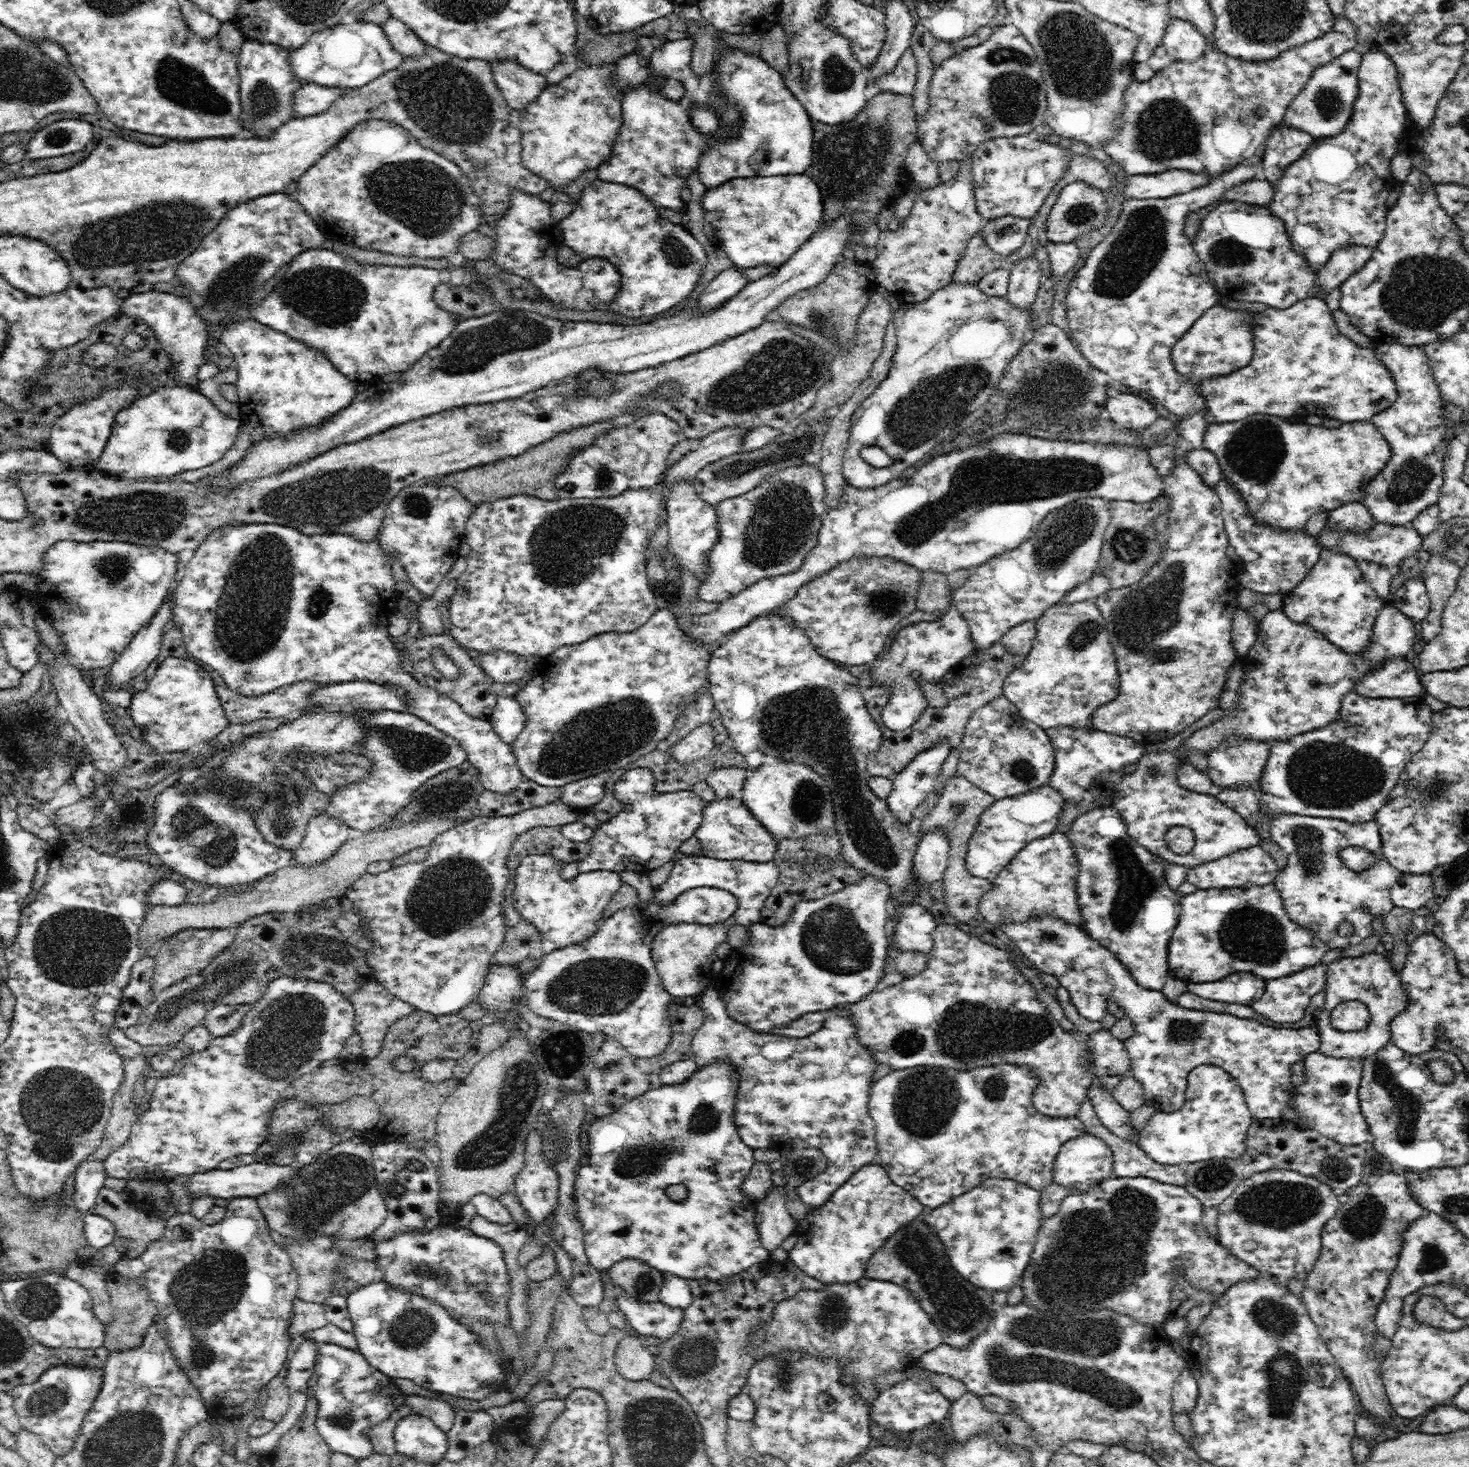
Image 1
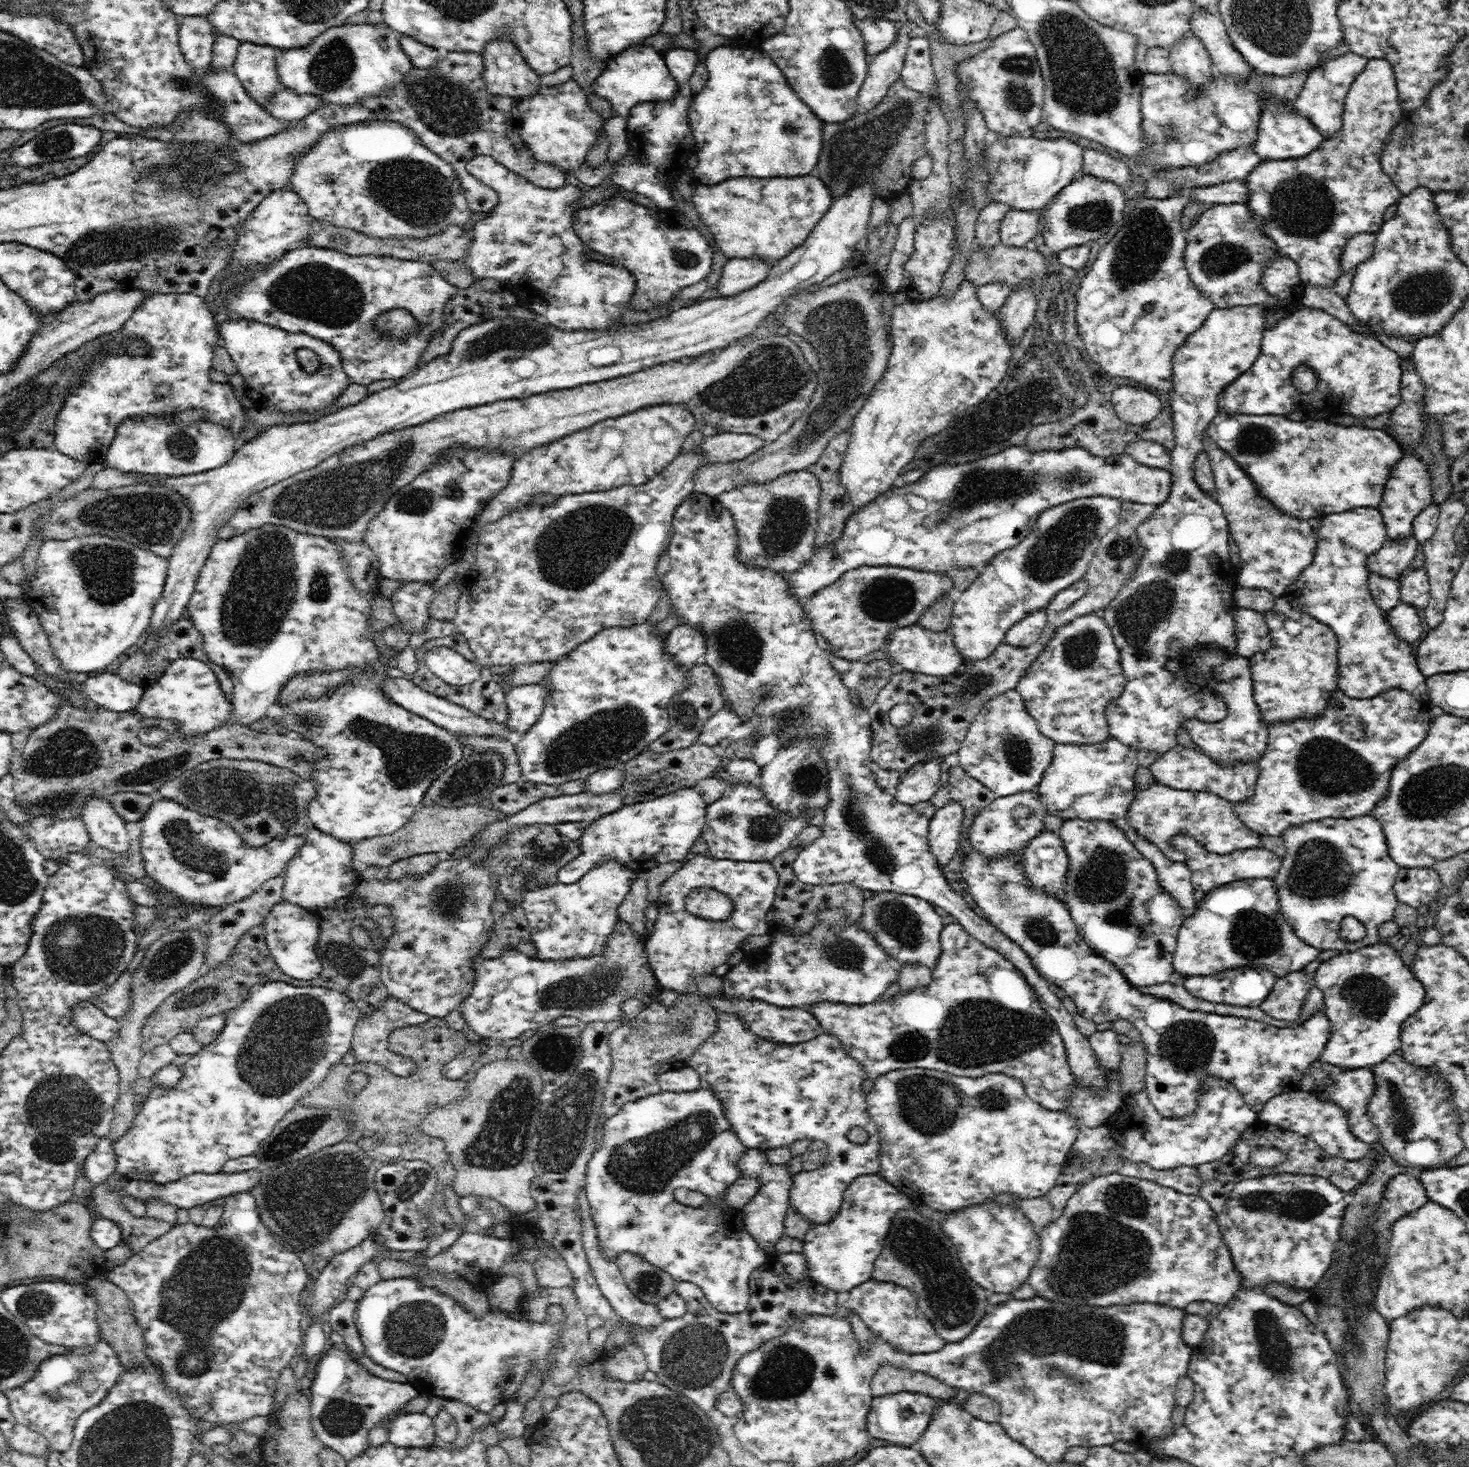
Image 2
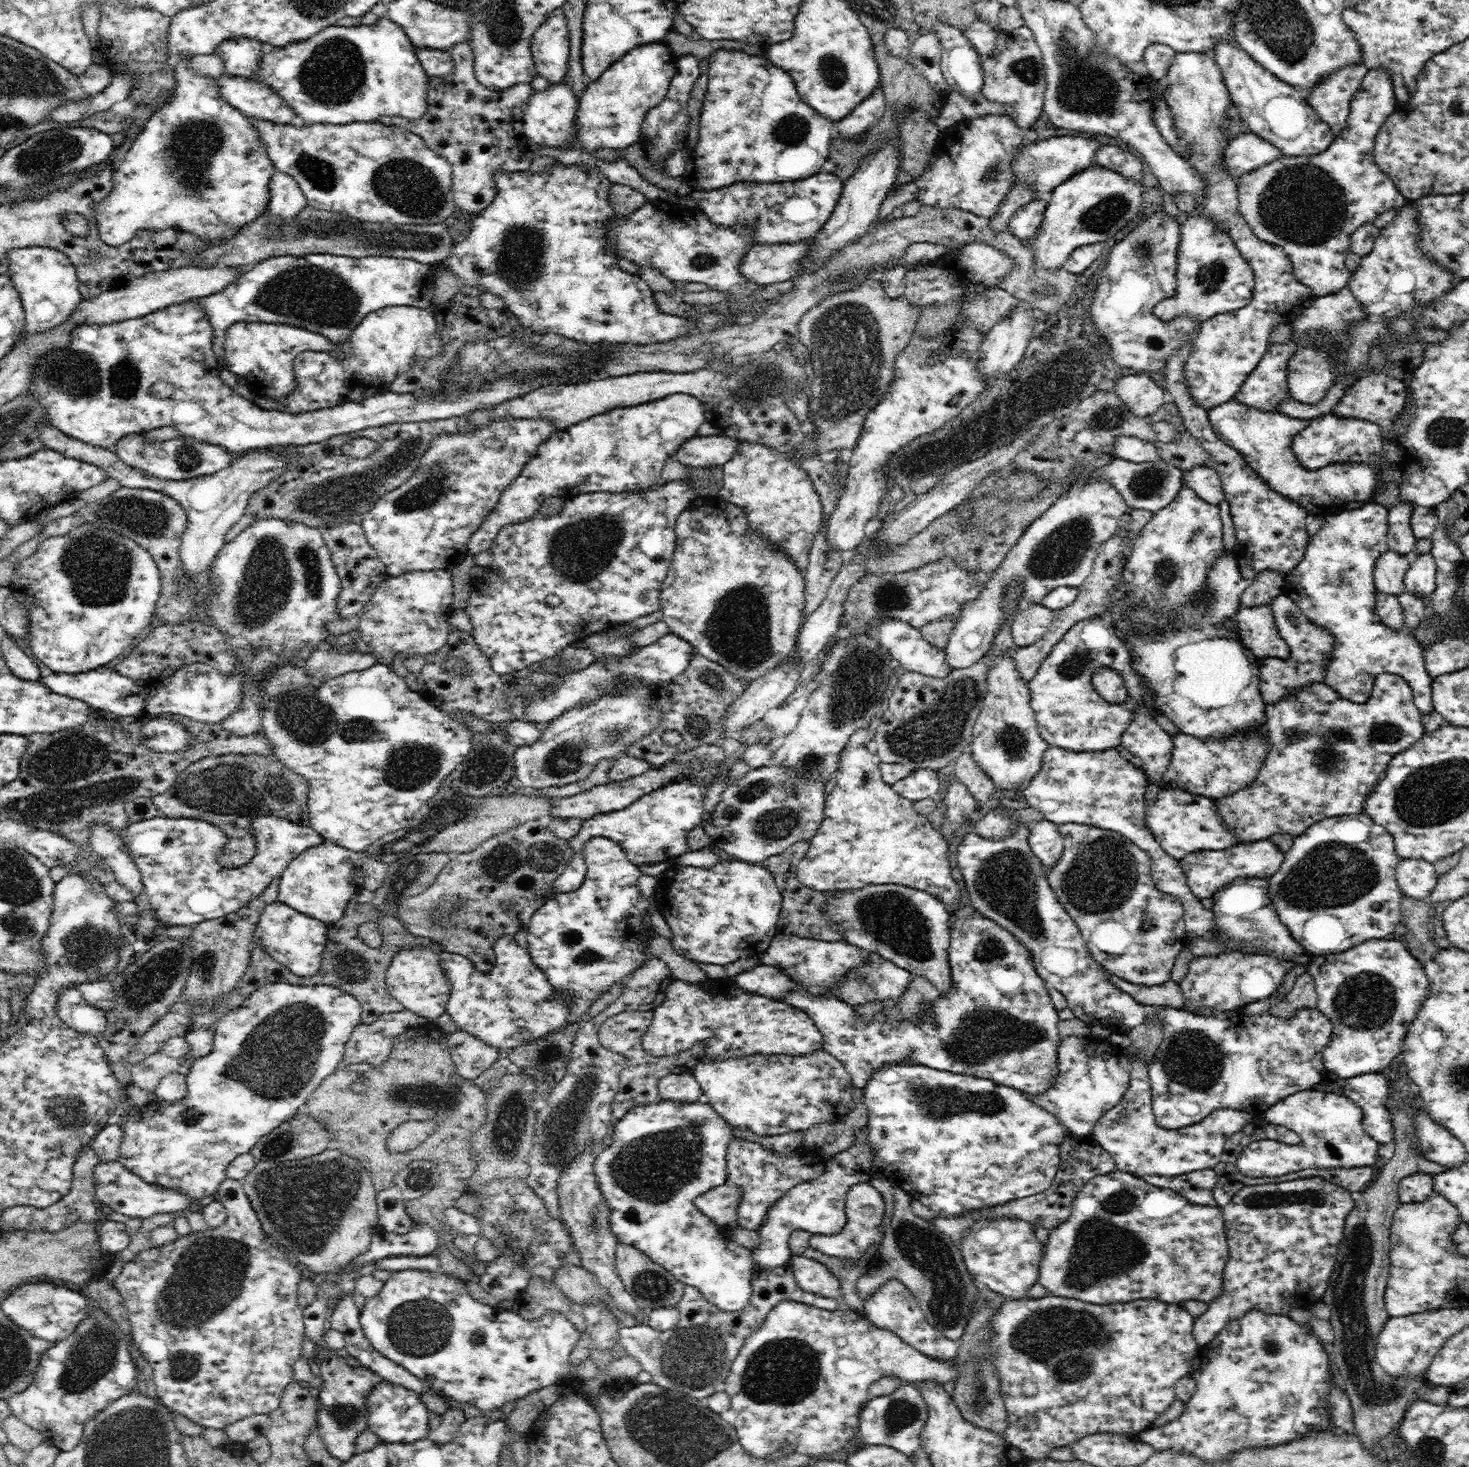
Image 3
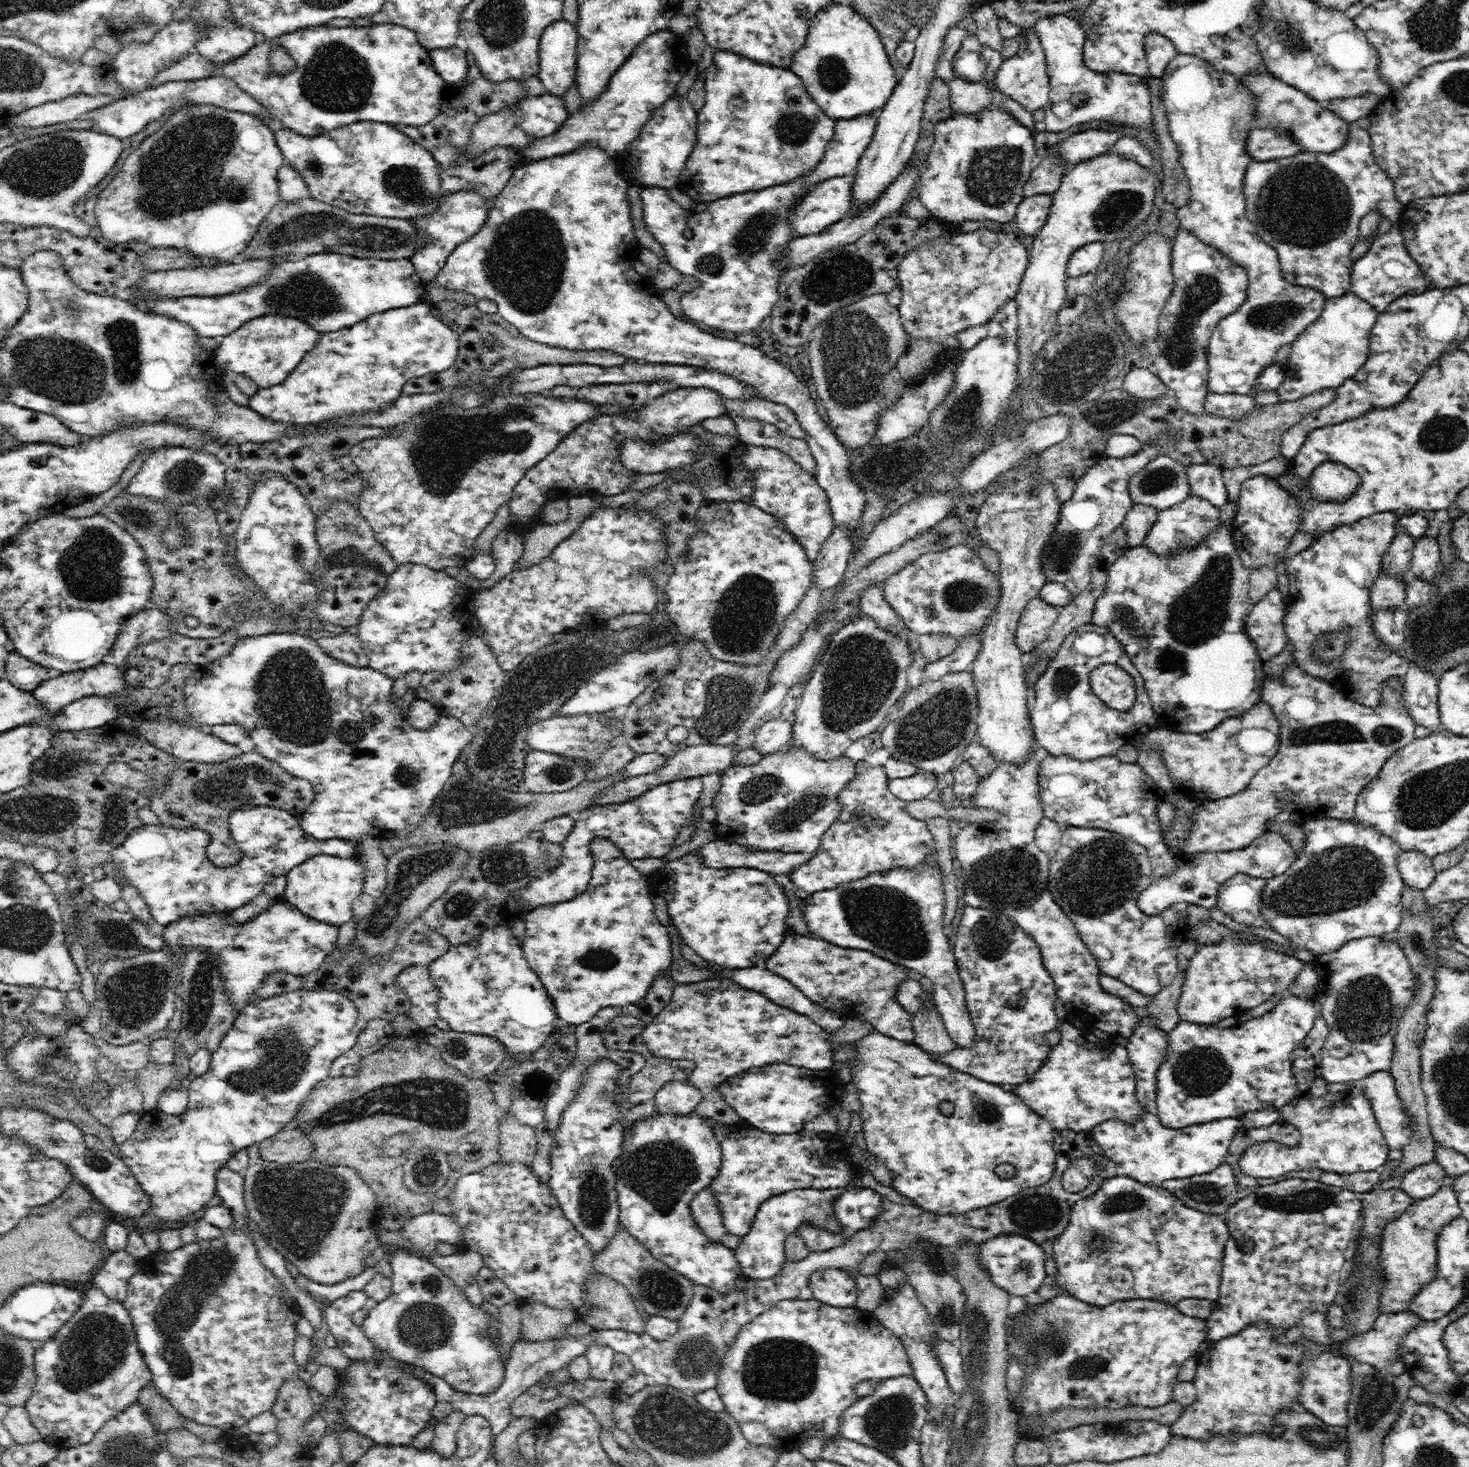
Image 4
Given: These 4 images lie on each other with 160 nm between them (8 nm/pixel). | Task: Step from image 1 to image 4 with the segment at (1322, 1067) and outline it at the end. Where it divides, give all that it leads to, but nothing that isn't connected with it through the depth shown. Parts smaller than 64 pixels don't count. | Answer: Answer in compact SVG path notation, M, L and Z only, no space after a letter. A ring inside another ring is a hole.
M1390 1071L1372 1073L1366 1078L1352 1081L1349 1086L1360 1087L1362 1093L1370 1099L1374 1118L1387 1146L1398 1150L1404 1148L1414 1133L1412 1133L1410 1117L1396 1093L1394 1077Z

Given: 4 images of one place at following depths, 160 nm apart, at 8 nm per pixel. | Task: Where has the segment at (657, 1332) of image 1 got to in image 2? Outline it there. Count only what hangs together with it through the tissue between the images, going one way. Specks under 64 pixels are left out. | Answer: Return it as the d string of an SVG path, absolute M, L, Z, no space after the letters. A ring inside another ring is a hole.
M583 1190L579 1194L577 1207L580 1211L580 1217L582 1217L582 1231L584 1231L584 1234L582 1234L582 1242L584 1242L584 1251L588 1255L588 1263L590 1263L591 1271L596 1278L602 1295L610 1303L612 1310L617 1314L618 1318L624 1321L625 1324L640 1324L640 1326L654 1326L655 1328L655 1326L658 1326L666 1318L658 1312L657 1305L648 1305L640 1301L629 1290L628 1284L624 1281L624 1277L615 1260L605 1258L605 1255L601 1252L600 1240L597 1239L596 1223L592 1219L590 1205Z

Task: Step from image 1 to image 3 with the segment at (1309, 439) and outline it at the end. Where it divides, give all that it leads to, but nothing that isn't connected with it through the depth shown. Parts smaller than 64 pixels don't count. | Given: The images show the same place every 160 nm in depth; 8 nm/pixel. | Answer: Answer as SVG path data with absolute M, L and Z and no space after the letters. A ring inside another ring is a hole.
M1234 399L1207 413L1216 436L1235 448L1270 489L1298 503L1307 514L1327 517L1372 502L1378 479L1369 462L1334 462L1316 470L1300 466L1292 448L1293 438L1308 426L1309 420L1290 418L1278 411L1264 412L1246 407Z

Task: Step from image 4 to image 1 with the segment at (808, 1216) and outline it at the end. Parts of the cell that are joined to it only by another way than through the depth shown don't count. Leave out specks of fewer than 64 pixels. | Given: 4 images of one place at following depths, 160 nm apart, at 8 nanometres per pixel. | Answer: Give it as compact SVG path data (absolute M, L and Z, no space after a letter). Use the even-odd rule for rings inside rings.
M706 988L706 990L700 994L700 1005L702 1005L702 1012L704 1012L704 1023L702 1027L696 1030L696 1034L694 1034L694 1038L691 1042L694 1055L693 1059L699 1067L708 1066L708 1064L712 1064L712 1062L721 1062L723 1060L728 1060L736 1067L739 1074L739 1087L735 1100L735 1123L736 1130L741 1136L742 1142L752 1149L762 1148L762 1150L768 1150L768 1148L772 1148L780 1152L784 1149L791 1148L818 1147L827 1158L827 1167L818 1174L816 1178L813 1178L812 1181L804 1181L795 1188L804 1204L807 1204L809 1207L820 1208L828 1198L831 1198L832 1192L834 1192L836 1188L840 1188L856 1170L860 1170L863 1166L877 1162L878 1149L875 1139L875 1122L869 1115L868 1101L871 1095L871 1086L873 1085L872 1075L876 1070L878 1062L875 1061L870 1051L859 1043L859 1038L855 1031L855 1023L850 1019L850 1013L846 1010L830 1010L824 1012L825 1016L828 1014L828 1020L825 1020L824 1026L816 1031L816 1034L812 1034L810 1038L786 1038L786 1036L778 1036L774 1042L766 1042L760 1052L758 1052L758 1034L756 1034L756 1031L743 1026L740 1022L733 1020L729 1016L724 1001L722 1001L715 989Z

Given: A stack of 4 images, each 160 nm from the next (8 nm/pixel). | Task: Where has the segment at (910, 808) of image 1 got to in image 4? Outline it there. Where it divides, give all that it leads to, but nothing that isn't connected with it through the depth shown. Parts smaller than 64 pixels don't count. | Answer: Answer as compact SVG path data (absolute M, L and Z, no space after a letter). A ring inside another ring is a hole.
M922 770L908 778L889 780L889 789L894 796L906 803L923 800L932 790L936 789L937 778Z

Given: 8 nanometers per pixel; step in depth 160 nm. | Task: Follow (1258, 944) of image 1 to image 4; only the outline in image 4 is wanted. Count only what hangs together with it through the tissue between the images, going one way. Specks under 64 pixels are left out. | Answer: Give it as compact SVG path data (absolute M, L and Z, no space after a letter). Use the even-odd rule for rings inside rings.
M1234 874L1232 879L1219 886L1216 906L1236 922L1243 922L1248 927L1271 928L1267 922L1261 921L1261 896L1266 884L1267 880L1264 878L1253 878L1246 874Z

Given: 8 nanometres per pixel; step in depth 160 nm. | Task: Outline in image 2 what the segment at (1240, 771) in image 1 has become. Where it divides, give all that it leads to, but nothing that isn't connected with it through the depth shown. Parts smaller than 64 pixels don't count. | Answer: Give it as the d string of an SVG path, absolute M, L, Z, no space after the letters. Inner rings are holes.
M1202 647L1196 650L1196 652L1192 652L1192 654L1186 654L1186 655L1192 655L1191 660L1191 668L1190 670L1184 670L1184 667L1180 668L1180 660L1170 660L1167 662L1167 669L1172 672L1179 672L1179 671L1188 671L1192 674L1195 673L1195 675L1199 675L1201 678L1202 684L1208 683L1208 687L1213 688L1213 691L1216 694L1219 694L1220 698L1224 699L1224 702L1227 704L1227 715L1224 717L1224 720L1220 720L1218 722L1204 722L1200 719L1191 718L1186 721L1184 721L1181 726L1185 728L1192 737L1192 741L1194 741L1194 744L1197 744L1200 749L1209 757L1214 760L1217 764L1220 764L1221 766L1232 766L1232 764L1244 764L1244 762L1259 762L1260 758L1262 758L1262 754L1266 751L1266 748L1268 748L1268 734L1269 734L1269 726L1264 724L1264 721L1262 721L1262 717L1260 717L1260 707L1256 705L1256 702L1254 702L1253 699L1253 682L1252 682L1252 673L1250 670L1250 663L1249 659L1246 657L1240 656L1238 653L1230 653L1228 656L1225 656L1225 654L1221 654L1219 650L1208 650L1208 647Z

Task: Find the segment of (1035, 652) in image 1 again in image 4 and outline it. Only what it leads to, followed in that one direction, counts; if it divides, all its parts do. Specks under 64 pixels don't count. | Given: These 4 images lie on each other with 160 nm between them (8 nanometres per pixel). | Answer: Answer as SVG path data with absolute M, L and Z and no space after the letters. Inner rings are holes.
M1090 622L1075 628L1064 639L1048 668L1034 684L1035 700L1031 725L1040 749L1052 756L1093 760L1116 756L1125 744L1134 743L1158 727L1158 718L1144 679L1132 664L1124 646L1103 626ZM1114 663L1130 673L1136 685L1136 702L1130 710L1119 711L1101 701L1091 689L1090 674L1098 665Z

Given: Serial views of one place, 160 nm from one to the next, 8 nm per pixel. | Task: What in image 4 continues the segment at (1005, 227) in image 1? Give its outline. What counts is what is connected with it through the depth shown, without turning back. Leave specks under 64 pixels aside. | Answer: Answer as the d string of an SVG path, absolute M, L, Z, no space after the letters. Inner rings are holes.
M1048 194L1024 197L1016 208L1013 224L1024 234L1038 234L1047 220L1051 204L1052 198Z

